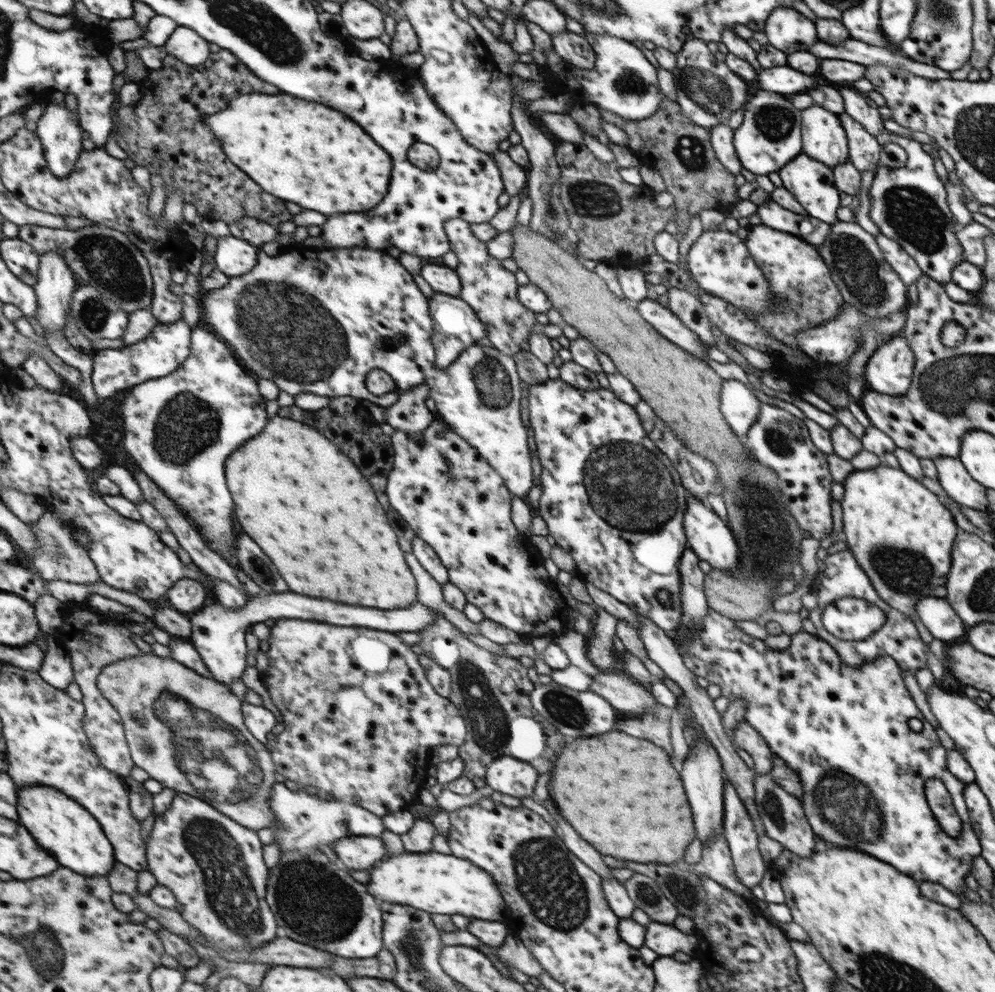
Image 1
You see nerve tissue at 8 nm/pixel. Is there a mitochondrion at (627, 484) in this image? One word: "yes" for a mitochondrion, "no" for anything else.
yes

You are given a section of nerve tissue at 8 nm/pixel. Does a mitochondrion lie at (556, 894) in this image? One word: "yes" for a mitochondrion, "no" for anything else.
yes

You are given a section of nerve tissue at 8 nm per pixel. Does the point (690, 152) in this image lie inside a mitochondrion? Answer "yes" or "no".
yes

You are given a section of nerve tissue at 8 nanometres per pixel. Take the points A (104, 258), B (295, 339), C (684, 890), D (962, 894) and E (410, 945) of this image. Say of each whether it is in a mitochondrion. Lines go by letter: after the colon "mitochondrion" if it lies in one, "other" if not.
A: mitochondrion
B: mitochondrion
C: mitochondrion
D: other
E: mitochondrion

